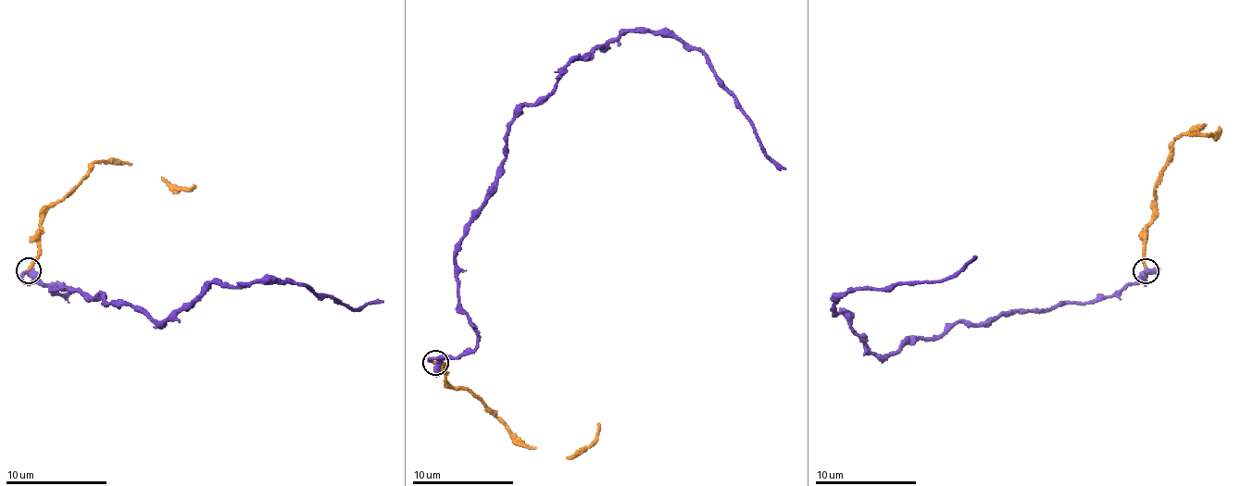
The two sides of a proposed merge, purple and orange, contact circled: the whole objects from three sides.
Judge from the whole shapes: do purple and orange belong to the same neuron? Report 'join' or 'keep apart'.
join

